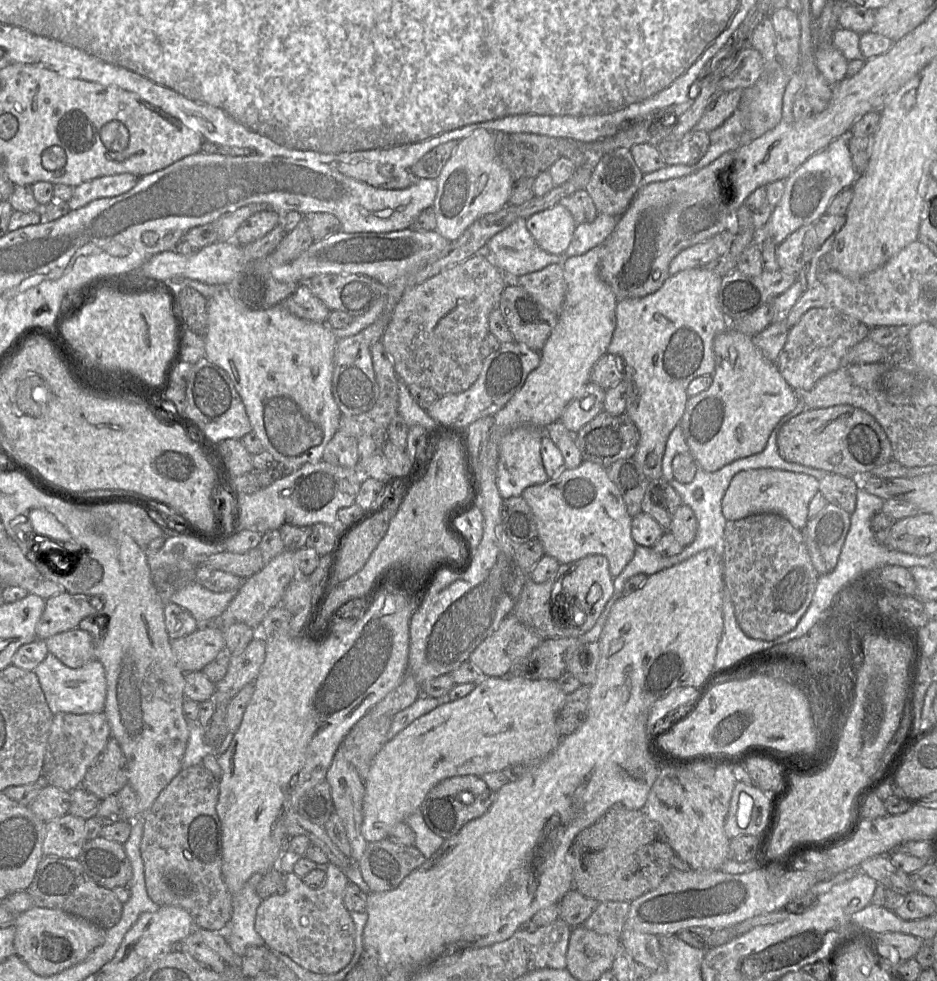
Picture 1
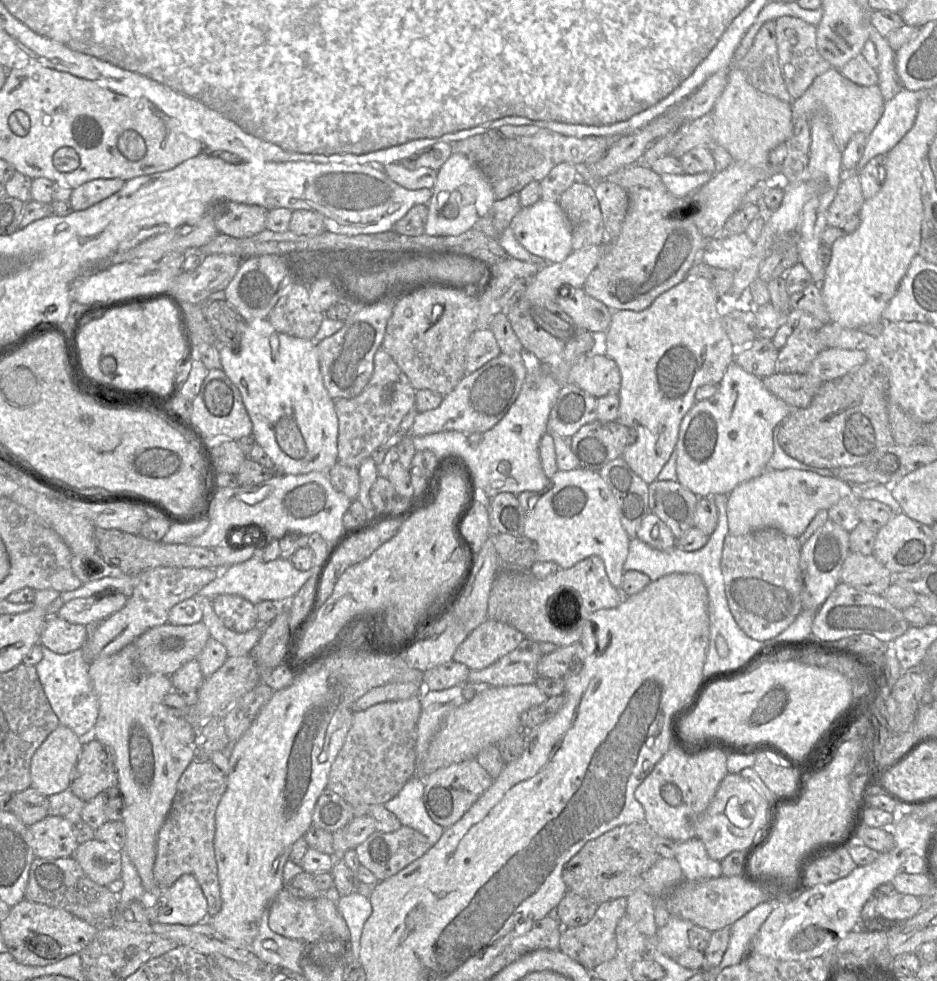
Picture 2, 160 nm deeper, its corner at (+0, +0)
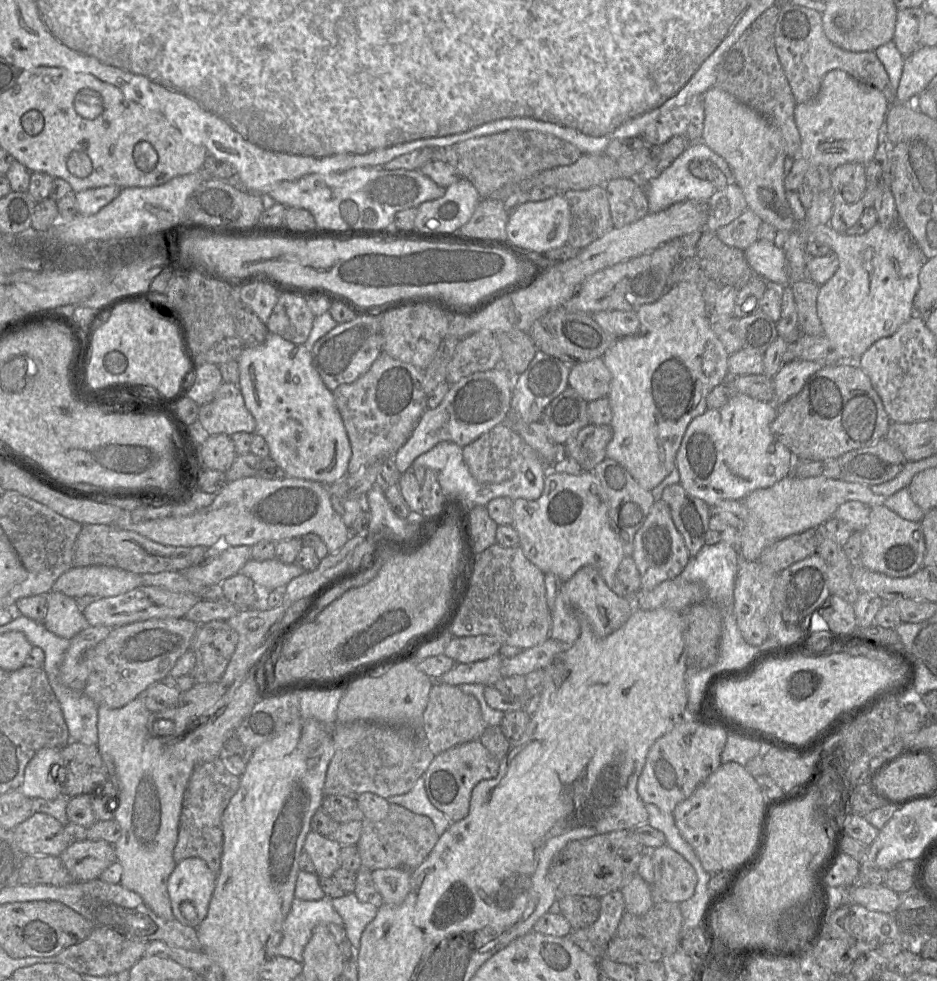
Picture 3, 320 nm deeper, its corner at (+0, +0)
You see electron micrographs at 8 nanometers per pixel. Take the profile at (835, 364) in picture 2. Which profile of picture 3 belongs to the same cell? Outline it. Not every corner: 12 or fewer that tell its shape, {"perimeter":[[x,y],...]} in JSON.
{"perimeter":[[800,359],[783,364],[772,378],[781,407],[799,393],[825,362]]}

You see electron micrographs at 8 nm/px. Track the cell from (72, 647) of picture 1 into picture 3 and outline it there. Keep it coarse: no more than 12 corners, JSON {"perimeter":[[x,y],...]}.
{"perimeter":[[52,590],[42,624],[69,640],[88,627],[76,599]]}

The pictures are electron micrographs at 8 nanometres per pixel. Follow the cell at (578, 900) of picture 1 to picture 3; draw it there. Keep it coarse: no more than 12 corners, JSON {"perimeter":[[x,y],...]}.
{"perimeter":[[566,895],[560,913],[572,929],[592,925],[600,898]]}

